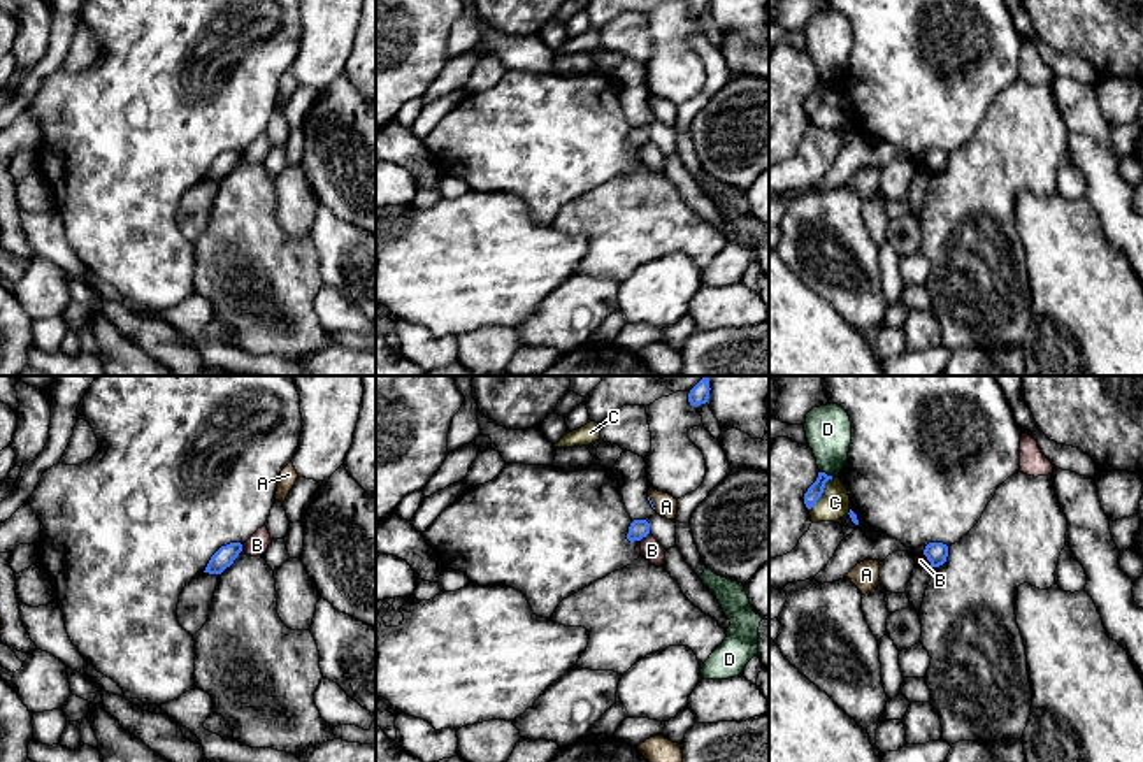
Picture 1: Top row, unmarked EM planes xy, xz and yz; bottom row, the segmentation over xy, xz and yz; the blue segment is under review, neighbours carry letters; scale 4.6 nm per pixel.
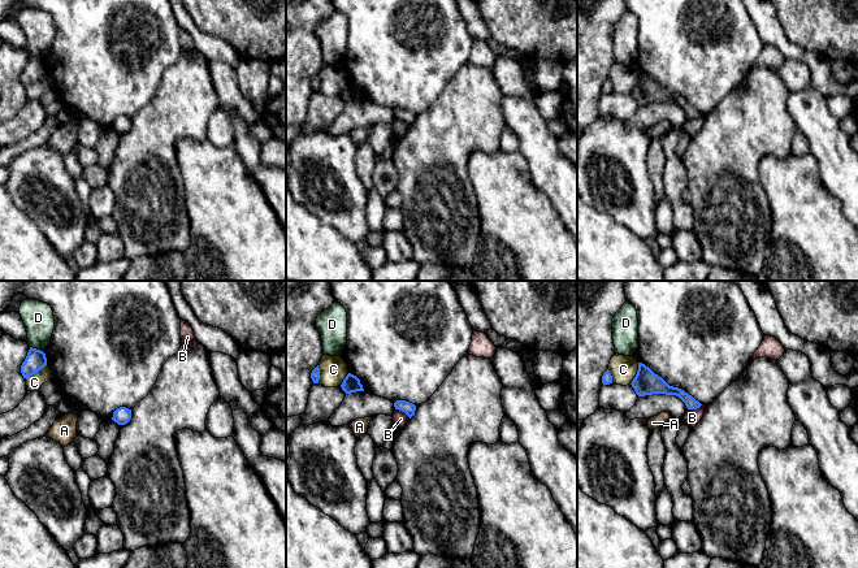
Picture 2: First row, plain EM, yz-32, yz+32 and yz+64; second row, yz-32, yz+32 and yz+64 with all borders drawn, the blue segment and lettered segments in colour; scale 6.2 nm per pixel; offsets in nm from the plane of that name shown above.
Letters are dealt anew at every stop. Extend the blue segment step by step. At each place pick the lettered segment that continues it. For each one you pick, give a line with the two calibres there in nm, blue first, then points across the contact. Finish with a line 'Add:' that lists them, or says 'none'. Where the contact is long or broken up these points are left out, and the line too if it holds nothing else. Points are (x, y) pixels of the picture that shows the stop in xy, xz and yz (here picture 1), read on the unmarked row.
Add: none

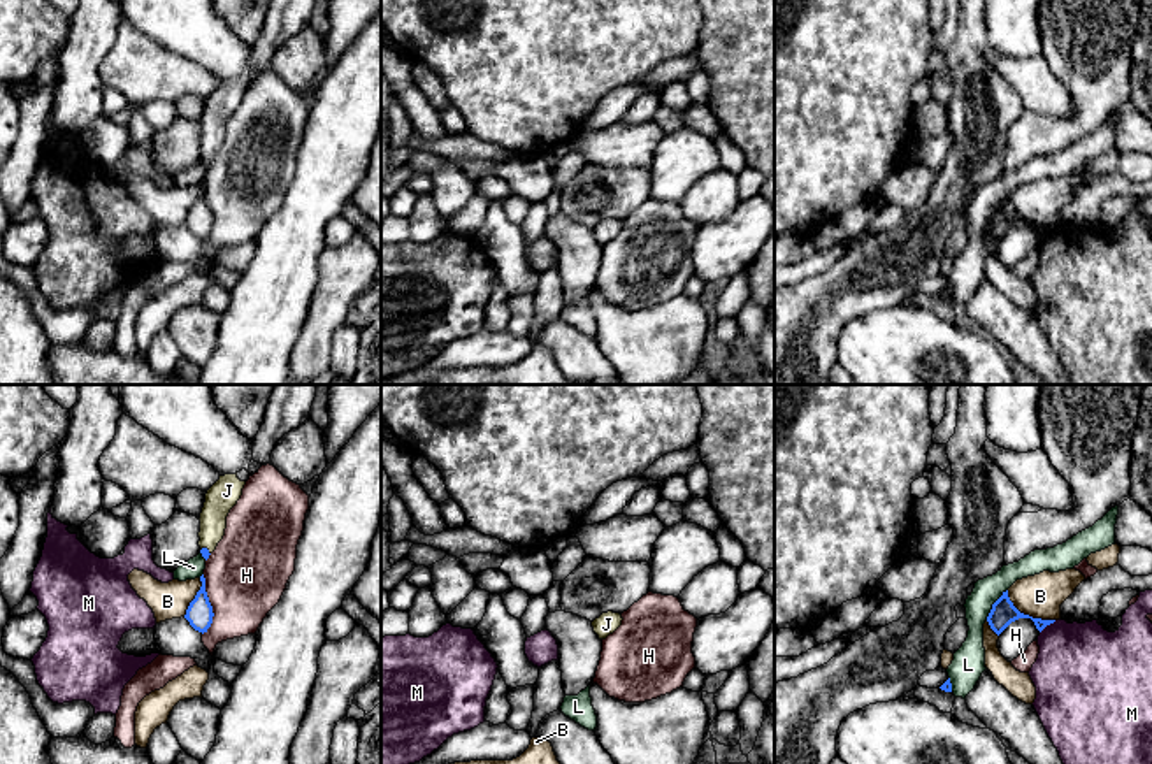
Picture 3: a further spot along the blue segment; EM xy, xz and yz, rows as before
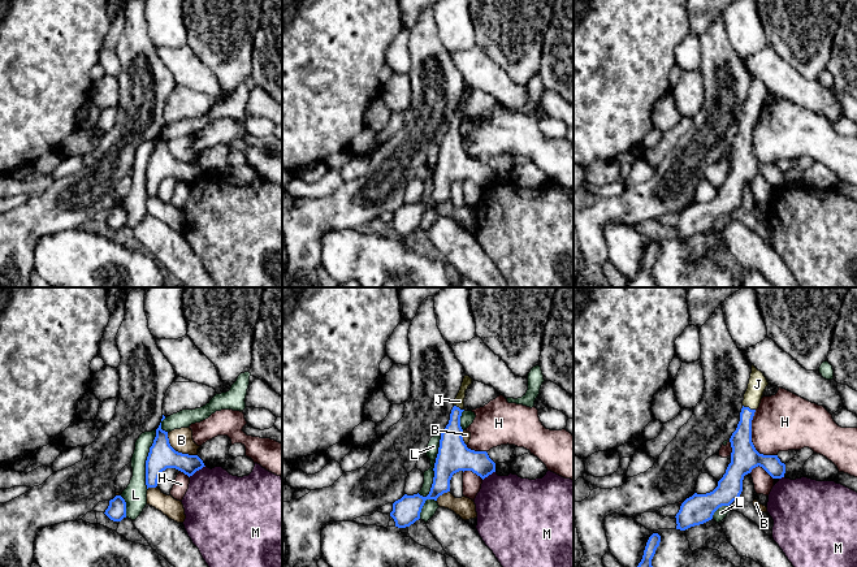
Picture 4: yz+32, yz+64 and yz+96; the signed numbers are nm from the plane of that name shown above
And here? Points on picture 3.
J: calibres 40 and 140 nm; way xy (204, 158), (206, 155), (220, 104)
Add: J

